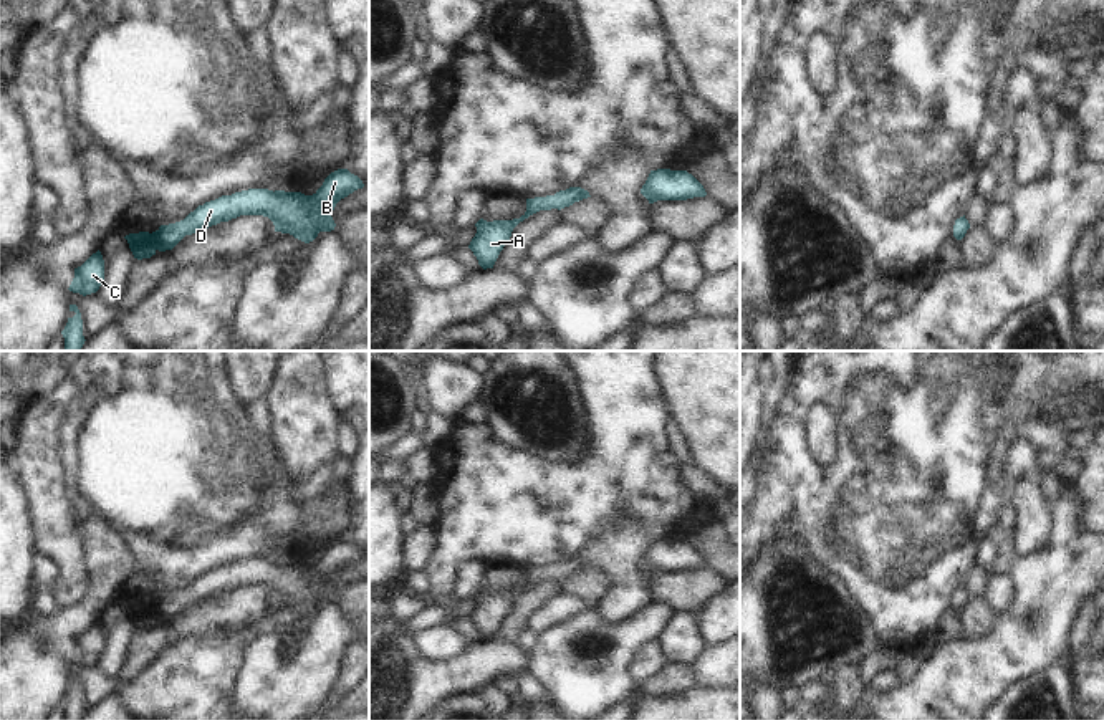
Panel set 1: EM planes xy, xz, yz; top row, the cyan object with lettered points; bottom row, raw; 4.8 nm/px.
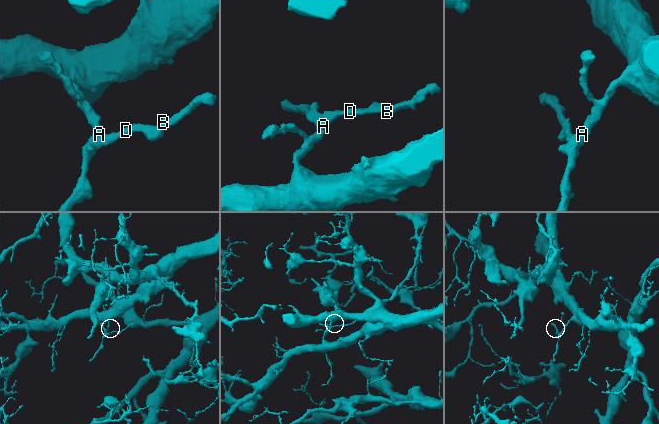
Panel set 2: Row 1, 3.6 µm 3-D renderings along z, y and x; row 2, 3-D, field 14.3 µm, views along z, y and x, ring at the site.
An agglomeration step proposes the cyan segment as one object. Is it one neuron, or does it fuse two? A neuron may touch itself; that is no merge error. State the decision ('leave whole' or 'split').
leave whole

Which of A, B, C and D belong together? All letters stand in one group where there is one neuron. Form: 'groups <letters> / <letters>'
groups A B C D

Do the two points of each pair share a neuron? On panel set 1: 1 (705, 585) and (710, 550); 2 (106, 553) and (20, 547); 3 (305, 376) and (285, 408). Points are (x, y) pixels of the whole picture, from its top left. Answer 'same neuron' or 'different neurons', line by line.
1: different neurons
2: different neurons
3: same neuron

